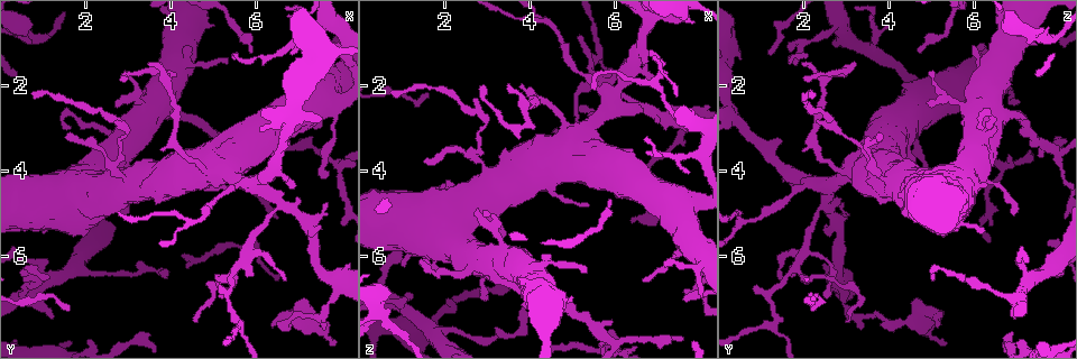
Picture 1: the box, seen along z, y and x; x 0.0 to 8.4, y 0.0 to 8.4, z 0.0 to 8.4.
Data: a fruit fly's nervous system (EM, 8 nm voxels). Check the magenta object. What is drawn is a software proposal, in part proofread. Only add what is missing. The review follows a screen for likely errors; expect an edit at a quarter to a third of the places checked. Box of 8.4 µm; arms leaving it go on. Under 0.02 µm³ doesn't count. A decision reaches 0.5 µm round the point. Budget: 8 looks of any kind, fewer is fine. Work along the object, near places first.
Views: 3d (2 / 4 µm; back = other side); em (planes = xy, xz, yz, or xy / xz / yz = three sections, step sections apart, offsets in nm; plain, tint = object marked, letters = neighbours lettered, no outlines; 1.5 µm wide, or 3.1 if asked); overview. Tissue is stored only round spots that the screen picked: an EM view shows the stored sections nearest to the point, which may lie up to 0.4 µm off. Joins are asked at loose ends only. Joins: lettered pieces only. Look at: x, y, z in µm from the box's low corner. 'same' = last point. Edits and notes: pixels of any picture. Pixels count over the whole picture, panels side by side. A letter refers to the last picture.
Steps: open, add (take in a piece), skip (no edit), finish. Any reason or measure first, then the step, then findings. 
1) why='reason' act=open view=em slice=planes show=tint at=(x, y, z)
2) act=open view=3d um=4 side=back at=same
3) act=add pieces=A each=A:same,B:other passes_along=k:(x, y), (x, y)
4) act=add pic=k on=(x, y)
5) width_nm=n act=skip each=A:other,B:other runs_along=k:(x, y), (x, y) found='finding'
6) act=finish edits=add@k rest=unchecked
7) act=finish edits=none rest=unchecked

why='thick end' act=open view=em slice=planes show=letters at=(4.45, 1.10, 5.90)

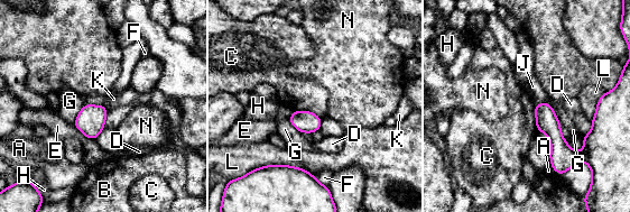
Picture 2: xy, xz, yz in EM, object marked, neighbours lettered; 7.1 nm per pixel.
act=skip each=A:other,B:other,C:other,D:other,E:other,F:other,G:other,H:other,J:other,K:other,L:other,N:other border=2:(293, 110), (309, 110), (321, 118) found='none of them fits'

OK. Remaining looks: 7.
why='tapers out' act=open view=3d um=2 at=(1.05, 5.40, 6.25)

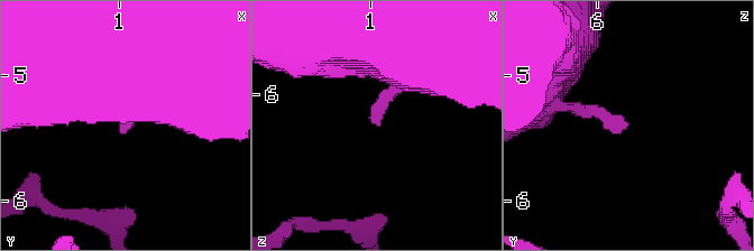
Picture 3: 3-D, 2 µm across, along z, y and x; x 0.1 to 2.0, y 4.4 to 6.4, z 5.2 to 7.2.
act=open view=em slice=xy step=4 show=letters at=(1.04, 5.46, 6.22)

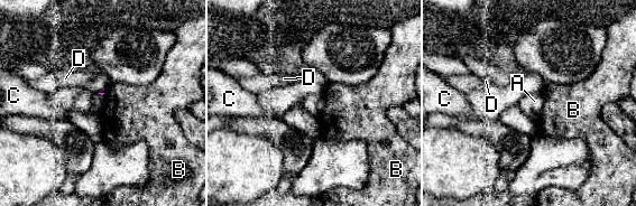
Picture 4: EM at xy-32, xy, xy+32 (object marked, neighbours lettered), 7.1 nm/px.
act=open view=em slice=planes show=letters at=same

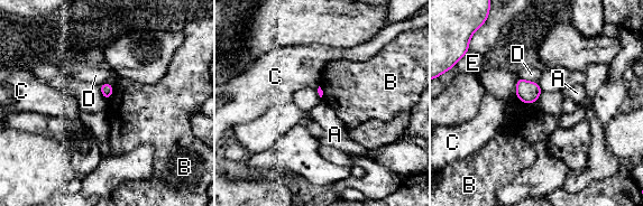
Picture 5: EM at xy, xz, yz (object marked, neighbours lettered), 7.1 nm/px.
act=skip each=A:other,B:other,C:other,D:other,E:other border=5:(113, 84), (113, 91), (108, 100) found='none of them fits'

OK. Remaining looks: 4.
why='an open end' act=open view=em slice=xz step=8 show=tint at=(6.80, 4.30, 1.90)

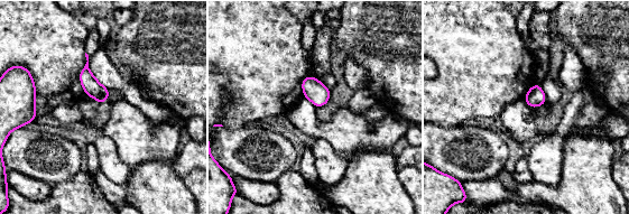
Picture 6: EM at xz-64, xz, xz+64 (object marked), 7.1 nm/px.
act=open view=em slice=xz step=8 show=letters at=same

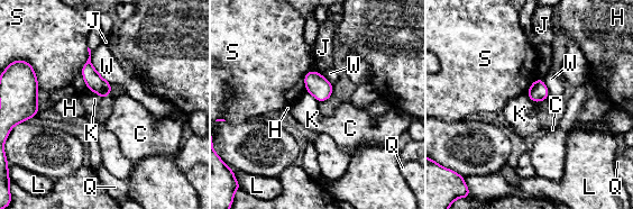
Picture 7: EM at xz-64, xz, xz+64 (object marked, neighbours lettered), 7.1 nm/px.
act=skip each=C:other,H:other,J:other,K:other,L:other,Q:other,S:other,W:other border=7:(305, 90), (319, 101) found='no lettered piece goes on from it'

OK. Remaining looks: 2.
act=finish edits=none rest=unchecked

